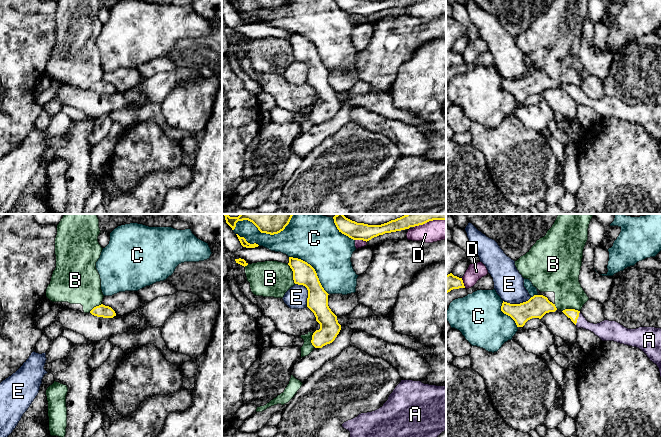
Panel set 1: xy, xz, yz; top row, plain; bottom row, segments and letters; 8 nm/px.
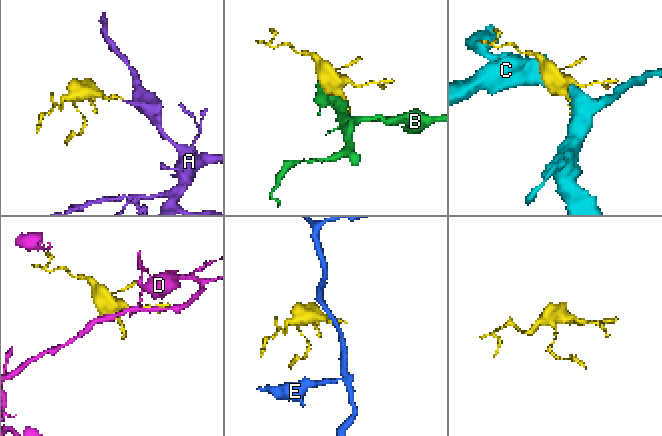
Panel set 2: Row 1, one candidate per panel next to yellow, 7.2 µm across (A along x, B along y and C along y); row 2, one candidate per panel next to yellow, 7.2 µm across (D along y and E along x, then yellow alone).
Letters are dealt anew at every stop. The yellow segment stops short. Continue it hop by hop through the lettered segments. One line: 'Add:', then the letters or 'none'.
Add: A

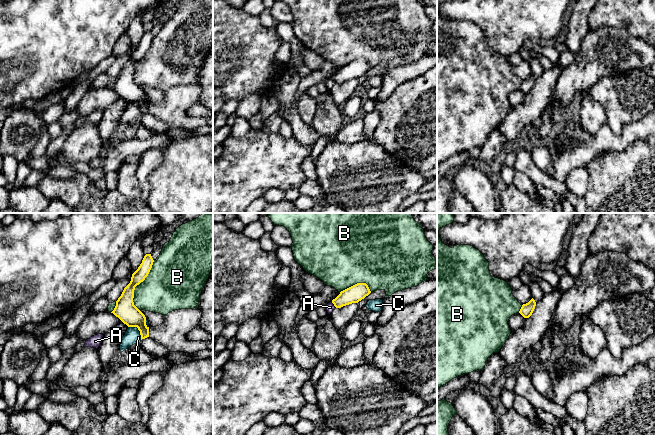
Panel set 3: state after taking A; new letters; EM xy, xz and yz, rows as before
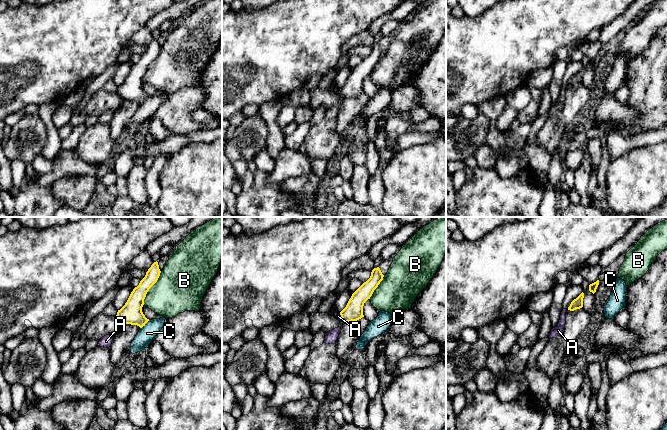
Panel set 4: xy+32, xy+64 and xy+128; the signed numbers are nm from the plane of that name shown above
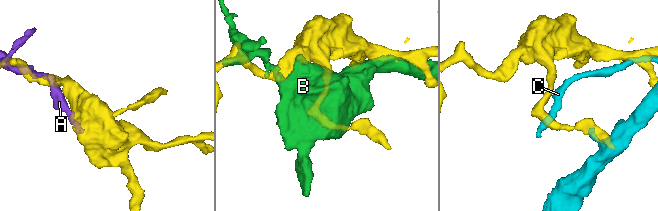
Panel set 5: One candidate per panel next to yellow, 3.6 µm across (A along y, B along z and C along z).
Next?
Add: none

